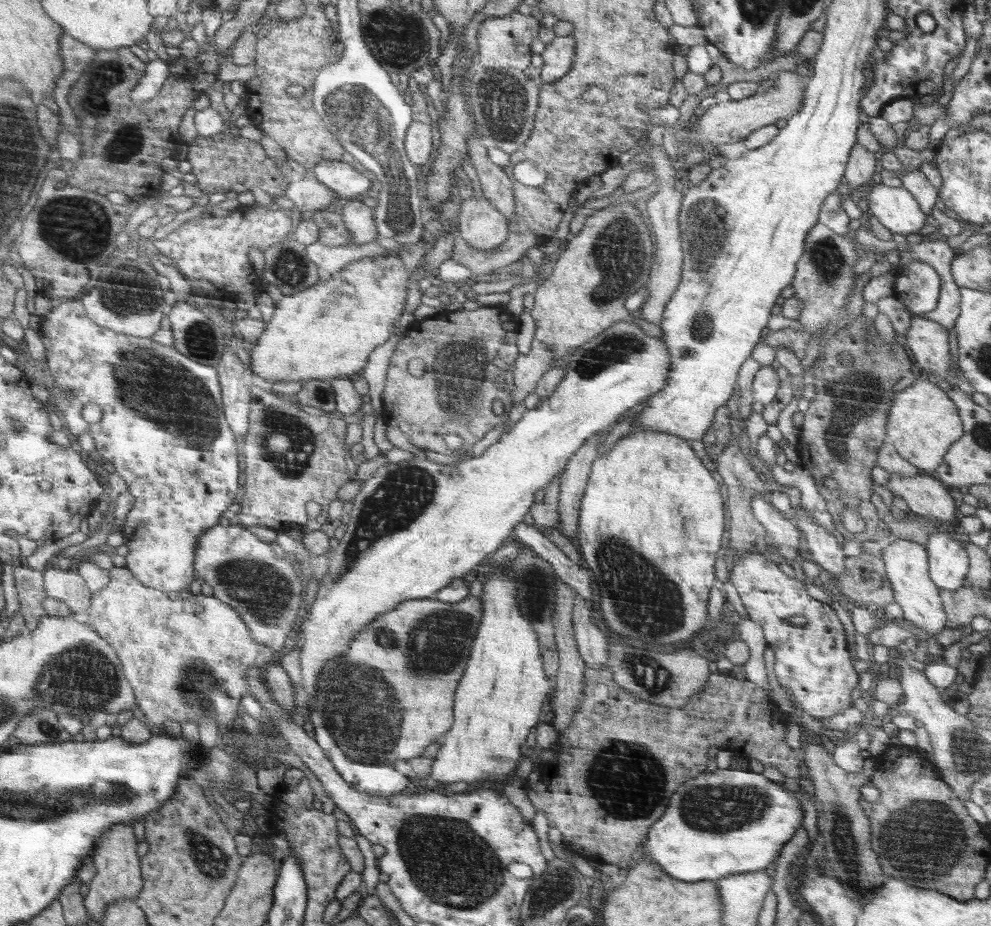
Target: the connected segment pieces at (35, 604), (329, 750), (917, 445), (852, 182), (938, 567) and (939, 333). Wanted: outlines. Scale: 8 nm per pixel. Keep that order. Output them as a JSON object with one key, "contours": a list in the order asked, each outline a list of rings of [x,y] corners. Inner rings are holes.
{"contours":[[[[21,562],[15,565],[14,574],[21,606],[19,613],[24,616],[29,632],[34,632],[48,616],[44,607],[44,602],[49,598],[45,586],[45,571],[36,570]]],[[[324,727],[315,730],[315,740],[324,749],[325,755],[333,761],[342,778],[358,789],[358,792],[381,797],[405,792],[408,777],[396,771],[393,764],[364,764],[348,758]]],[[[928,379],[910,380],[901,387],[900,392],[897,390],[896,402],[890,409],[886,430],[891,443],[904,460],[927,474],[933,474],[941,466],[949,448],[965,434],[960,412],[952,404],[953,399],[948,400],[948,397]]],[[[856,144],[849,158],[849,167],[846,168],[844,175],[851,193],[857,191],[864,184],[872,184],[872,176],[875,172],[876,159],[874,153],[868,152],[860,144]]],[[[935,532],[925,544],[929,553],[929,572],[934,585],[946,590],[958,590],[968,572],[968,556],[952,534]]],[[[913,317],[909,331],[903,339],[915,362],[928,374],[935,374],[939,382],[948,382],[952,388],[958,388],[964,393],[975,393],[970,382],[960,378],[961,370],[956,369],[950,361],[950,346],[948,331],[937,321],[929,317]],[[954,368],[954,375],[950,369]]]]}

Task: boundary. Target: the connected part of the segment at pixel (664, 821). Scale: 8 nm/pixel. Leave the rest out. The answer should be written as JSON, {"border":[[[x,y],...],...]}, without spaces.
{"border":[[[716,769],[704,772],[677,788],[661,819],[651,827],[639,855],[652,857],[660,870],[687,883],[715,881],[728,875],[765,870],[782,846],[802,825],[800,801],[778,782],[747,769]]]}

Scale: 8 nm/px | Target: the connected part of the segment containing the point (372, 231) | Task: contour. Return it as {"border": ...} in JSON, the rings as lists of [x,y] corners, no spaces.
{"border":[[[355,198],[344,202],[340,209],[350,245],[362,245],[372,243],[377,238],[377,224],[374,222],[374,211],[365,205],[361,198]]]}

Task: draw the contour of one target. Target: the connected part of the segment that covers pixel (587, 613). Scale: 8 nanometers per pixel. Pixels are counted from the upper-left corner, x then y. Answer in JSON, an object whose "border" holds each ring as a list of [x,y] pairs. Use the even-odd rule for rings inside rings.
{"border":[[[578,595],[578,599],[574,601],[573,609],[573,629],[576,630],[578,653],[581,654],[582,660],[586,662],[586,667],[592,670],[602,670],[606,661],[608,661],[608,642],[606,637],[596,625],[592,622],[592,610],[586,606],[586,600]]]}

